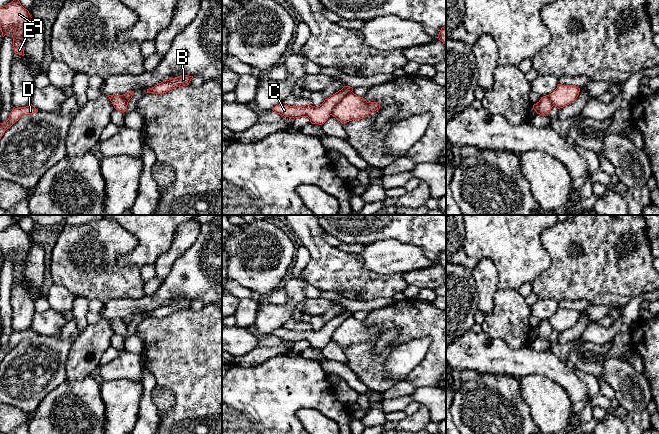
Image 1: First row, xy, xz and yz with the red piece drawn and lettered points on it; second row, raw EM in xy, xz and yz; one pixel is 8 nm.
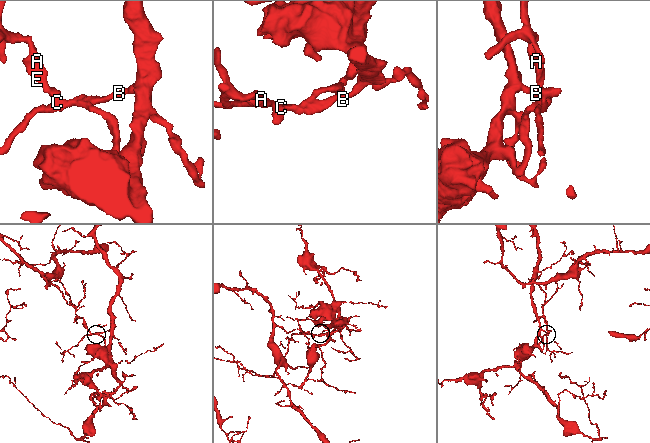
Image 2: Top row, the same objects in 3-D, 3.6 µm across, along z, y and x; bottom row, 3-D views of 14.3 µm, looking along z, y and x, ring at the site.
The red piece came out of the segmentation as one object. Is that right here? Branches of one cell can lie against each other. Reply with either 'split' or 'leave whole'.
split

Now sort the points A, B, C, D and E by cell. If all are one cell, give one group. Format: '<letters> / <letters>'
A C D E / B

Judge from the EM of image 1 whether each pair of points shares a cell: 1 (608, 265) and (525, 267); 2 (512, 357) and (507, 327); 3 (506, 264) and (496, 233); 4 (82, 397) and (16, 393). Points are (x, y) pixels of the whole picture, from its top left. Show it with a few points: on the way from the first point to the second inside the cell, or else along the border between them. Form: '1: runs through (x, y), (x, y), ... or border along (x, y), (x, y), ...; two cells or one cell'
1: border along (542, 244), (550, 257), (550, 265), (531, 281); two cells
2: border along (490, 336), (501, 338), (512, 348), (526, 345); two cells
3: runs through (506, 256), (506, 243), (504, 241); one cell
4: border along (65, 380), (57, 385), (41, 401), (35, 411); two cells

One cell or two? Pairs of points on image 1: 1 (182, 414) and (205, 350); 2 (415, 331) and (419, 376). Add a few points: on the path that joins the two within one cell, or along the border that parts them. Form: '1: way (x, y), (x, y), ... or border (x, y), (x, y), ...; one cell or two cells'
1: way (198, 398), (205, 391), (205, 366); one cell
2: way (429, 332), (435, 338), (435, 360), (433, 362); one cell

